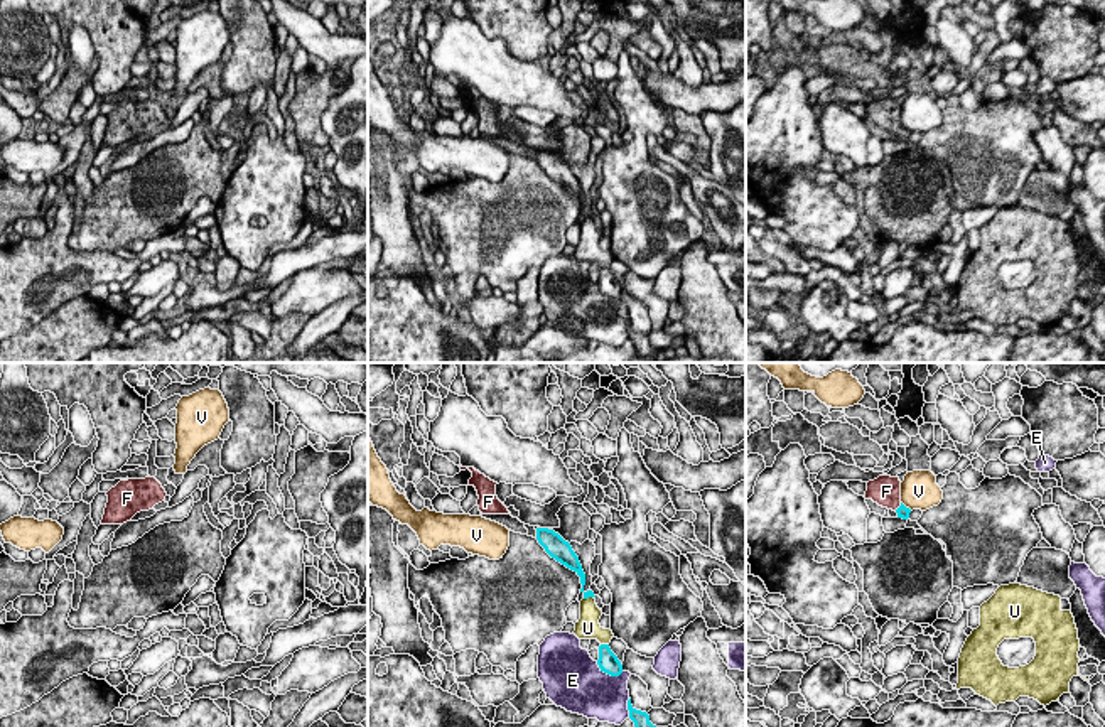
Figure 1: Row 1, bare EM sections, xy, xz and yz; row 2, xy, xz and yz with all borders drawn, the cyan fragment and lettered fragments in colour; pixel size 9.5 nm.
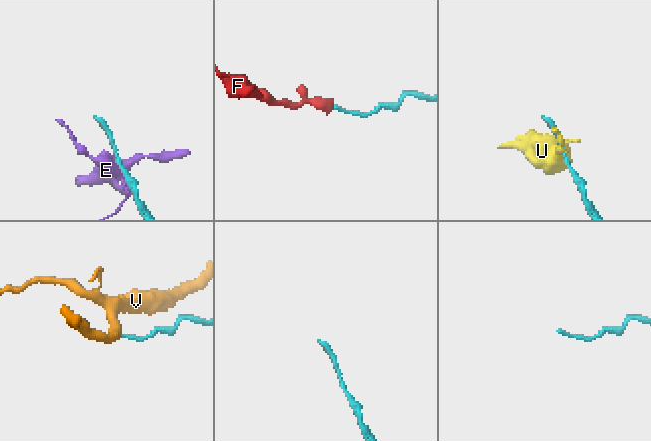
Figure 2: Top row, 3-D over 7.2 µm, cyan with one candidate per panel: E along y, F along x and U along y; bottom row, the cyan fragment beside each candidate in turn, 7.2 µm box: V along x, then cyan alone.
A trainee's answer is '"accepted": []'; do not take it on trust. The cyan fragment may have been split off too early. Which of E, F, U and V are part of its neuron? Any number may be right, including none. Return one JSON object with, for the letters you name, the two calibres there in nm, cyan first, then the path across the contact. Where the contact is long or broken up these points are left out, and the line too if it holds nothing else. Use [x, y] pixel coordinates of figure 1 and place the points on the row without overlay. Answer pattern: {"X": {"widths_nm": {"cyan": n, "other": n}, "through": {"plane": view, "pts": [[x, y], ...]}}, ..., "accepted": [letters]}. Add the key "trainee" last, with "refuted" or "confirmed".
{"F": {"widths_nm": {"cyan": 120, "other": 280}, "through": {"plane": "yz", "pts": [[903, 134], [900, 129], [886, 113]]}}, "accepted": ["F"], "trainee": "refuted"}

